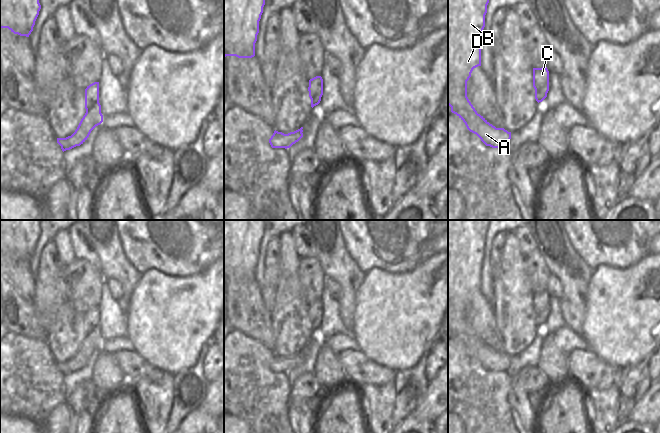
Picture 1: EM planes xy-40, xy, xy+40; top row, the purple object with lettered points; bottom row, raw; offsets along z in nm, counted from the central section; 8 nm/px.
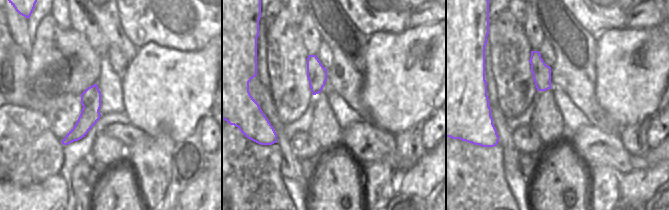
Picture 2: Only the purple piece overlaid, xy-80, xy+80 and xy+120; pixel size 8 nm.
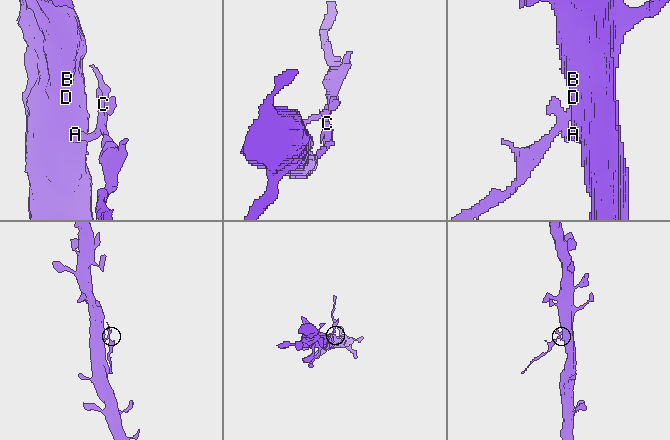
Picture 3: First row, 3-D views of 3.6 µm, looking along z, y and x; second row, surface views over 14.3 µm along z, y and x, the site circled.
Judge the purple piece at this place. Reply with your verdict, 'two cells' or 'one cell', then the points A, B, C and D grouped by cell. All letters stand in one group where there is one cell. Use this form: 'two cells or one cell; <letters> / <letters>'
two cells; A B D / C

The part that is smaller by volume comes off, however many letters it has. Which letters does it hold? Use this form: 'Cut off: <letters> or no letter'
Cut off: C

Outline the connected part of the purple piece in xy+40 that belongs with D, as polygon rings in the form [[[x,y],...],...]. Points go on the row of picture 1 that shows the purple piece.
[[[448,0],[448,105],[481,141],[492,148],[507,148],[511,132],[496,128],[477,113],[467,97],[467,81],[474,68],[481,66],[481,43],[489,0]]]

